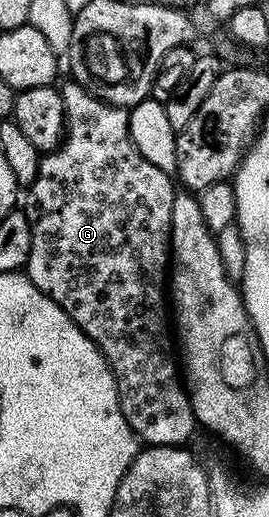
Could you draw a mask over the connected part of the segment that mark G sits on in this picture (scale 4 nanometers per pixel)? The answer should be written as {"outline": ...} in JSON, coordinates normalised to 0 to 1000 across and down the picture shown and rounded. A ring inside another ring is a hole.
{"outline":[[[245,159],[219,176],[242,207],[242,267],[216,286],[156,300],[145,337],[100,364],[123,400],[100,410],[115,437],[100,532],[353,662],[420,720],[457,809],[472,809],[513,853],[554,863],[669,867],[706,857],[699,851],[740,822],[665,718],[621,594],[647,342],[517,298],[487,267],[468,211],[353,190],[301,162]]]}

